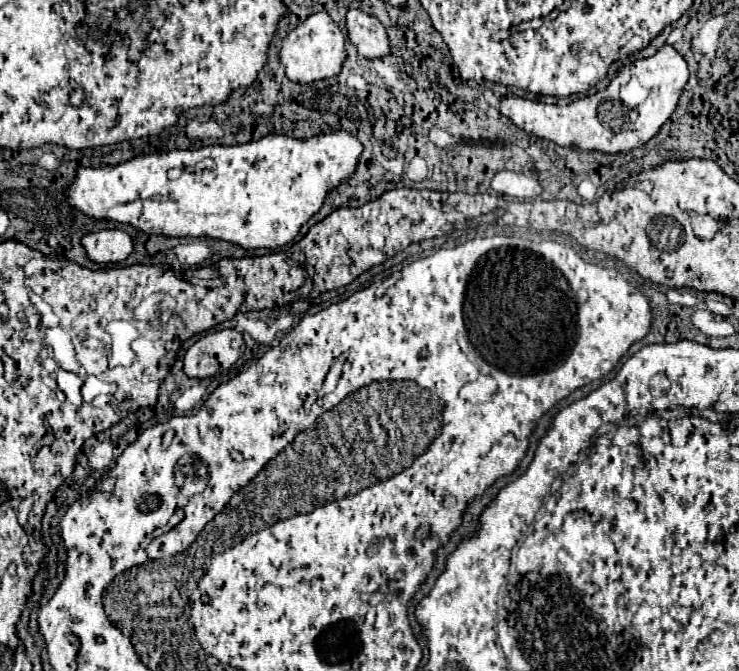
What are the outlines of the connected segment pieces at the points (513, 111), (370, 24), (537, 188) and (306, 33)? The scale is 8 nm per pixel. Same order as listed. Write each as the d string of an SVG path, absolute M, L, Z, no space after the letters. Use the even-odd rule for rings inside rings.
M665 45L663 49L659 49L653 57L647 57L647 59L637 59L635 63L631 63L629 67L623 67L617 77L609 83L607 89L603 91L597 91L595 95L591 97L585 97L585 99L579 99L579 101L573 101L569 105L547 105L547 103L541 103L541 101L529 101L525 97L519 97L519 95L507 95L503 101L501 101L501 113L505 117L509 117L519 129L535 135L535 137L541 137L541 139L547 139L547 141L553 141L555 145L559 147L579 147L581 151L599 151L599 153L607 153L607 155L615 155L615 153L621 153L621 151L631 151L631 149L637 149L641 145L645 145L661 127L663 123L671 117L671 113L675 111L677 107L677 101L683 93L683 87L687 85L689 81L689 69L687 69L687 63L685 59L671 47L671 45ZM631 79L637 79L637 101L635 103L629 103L625 105L621 101L621 89L625 85L629 85Z
M349 9L347 13L347 33L349 41L355 45L357 53L365 59L381 59L389 55L389 39L385 27L373 15L359 9Z
M513 171L495 173L491 187L497 193L505 193L511 197L521 197L521 199L533 199L541 193L541 185L535 177L523 175L523 173L513 173Z
M313 13L303 23L299 23L285 39L283 47L279 51L281 63L285 67L285 73L295 83L313 83L319 79L329 79L341 73L343 61L345 61L345 37L337 23L325 13Z

